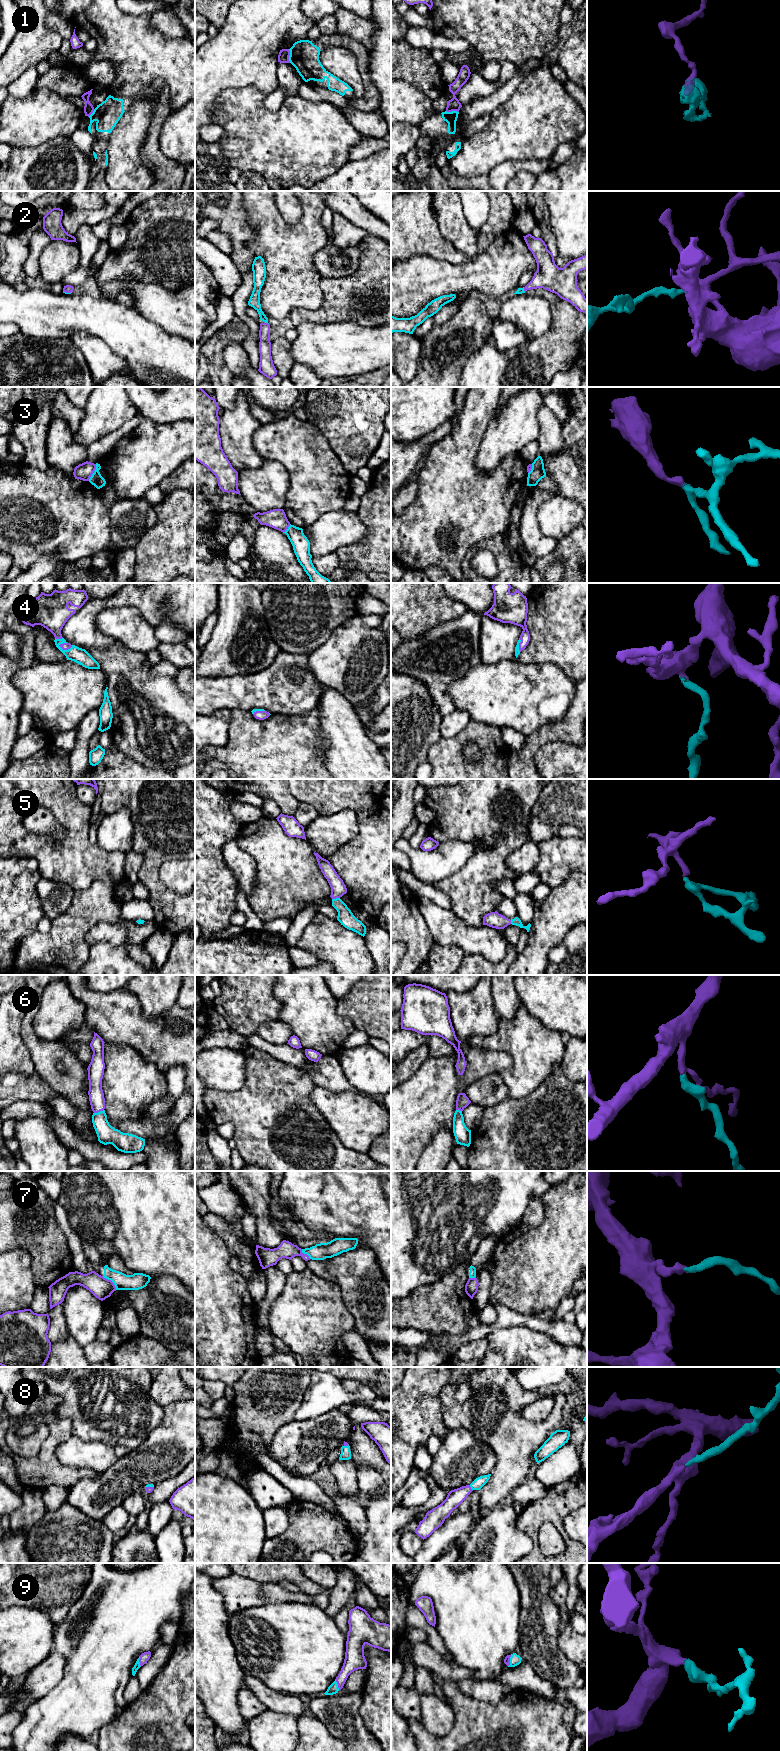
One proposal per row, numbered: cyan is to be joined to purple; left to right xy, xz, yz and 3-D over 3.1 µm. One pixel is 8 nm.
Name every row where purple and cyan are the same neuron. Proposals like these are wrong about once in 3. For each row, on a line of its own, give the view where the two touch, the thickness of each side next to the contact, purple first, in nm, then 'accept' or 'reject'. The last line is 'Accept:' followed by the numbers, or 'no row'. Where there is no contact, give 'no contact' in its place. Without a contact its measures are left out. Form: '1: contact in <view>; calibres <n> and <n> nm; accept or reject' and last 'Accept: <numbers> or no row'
1: contact in xz; calibres 90 and 240 nm; reject
2: contact in xz; calibres 100 and 90 nm; accept
3: contact in xy; calibres 140 and 100 nm; reject
4: contact in xy; calibres 60 and 120 nm; accept
5: contact in xz; calibres 120 and 120 nm; accept
6: contact in xy; calibres 130 and 150 nm; accept
7: contact in xy; calibres 170 and 130 nm; reject
8: contact in yz; calibres 130 and 90 nm; accept
9: contact in xz; calibres 160 and 80 nm; accept
Accept: 2, 4, 5, 6, 8, 9

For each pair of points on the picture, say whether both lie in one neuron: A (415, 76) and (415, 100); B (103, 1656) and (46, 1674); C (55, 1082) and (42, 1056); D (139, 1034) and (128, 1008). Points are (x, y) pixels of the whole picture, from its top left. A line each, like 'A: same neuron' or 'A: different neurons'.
A: different neurons
B: different neurons
C: same neuron
D: same neuron

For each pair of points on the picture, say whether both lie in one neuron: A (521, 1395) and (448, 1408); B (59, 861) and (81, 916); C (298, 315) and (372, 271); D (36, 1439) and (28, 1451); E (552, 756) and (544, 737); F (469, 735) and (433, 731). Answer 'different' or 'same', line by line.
A: same
B: different
C: same
D: same
E: different
F: different

